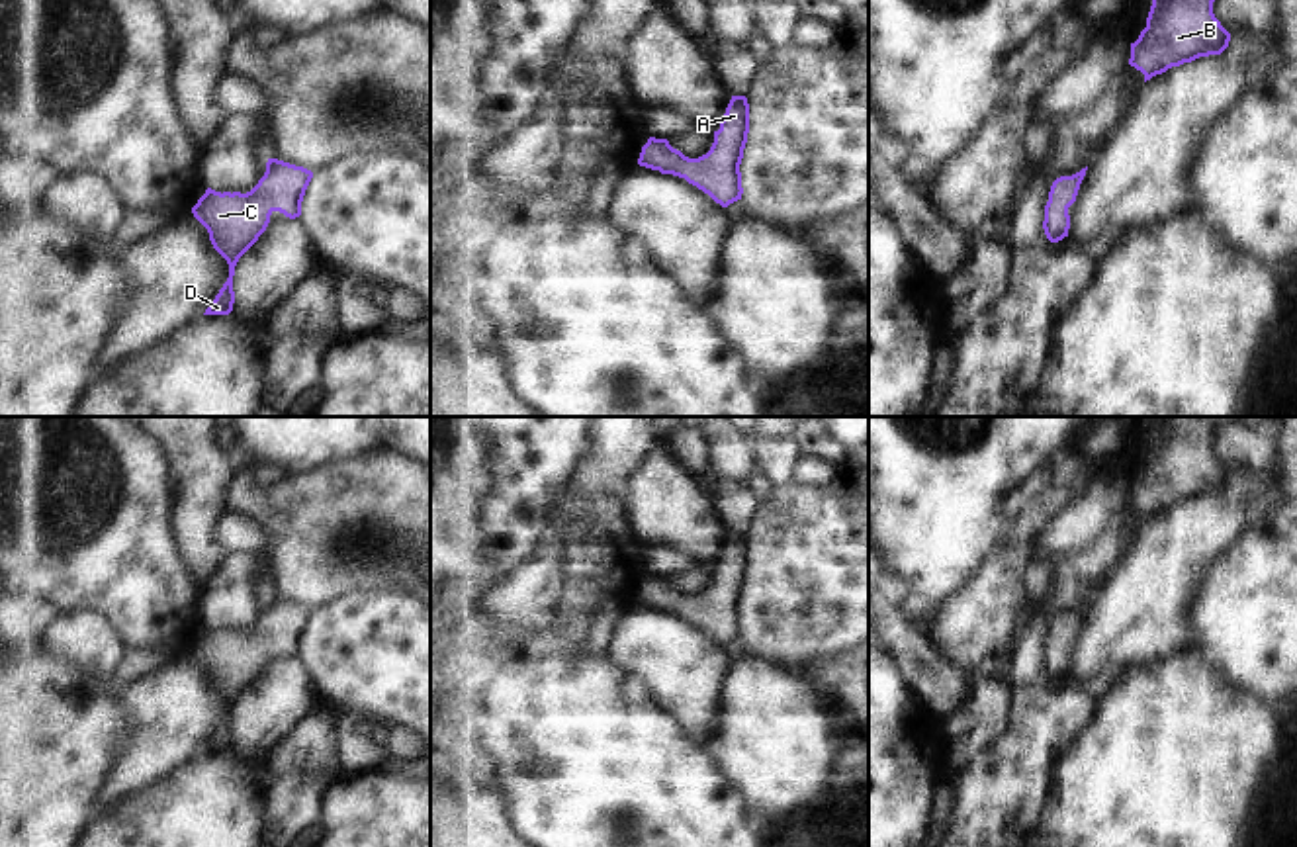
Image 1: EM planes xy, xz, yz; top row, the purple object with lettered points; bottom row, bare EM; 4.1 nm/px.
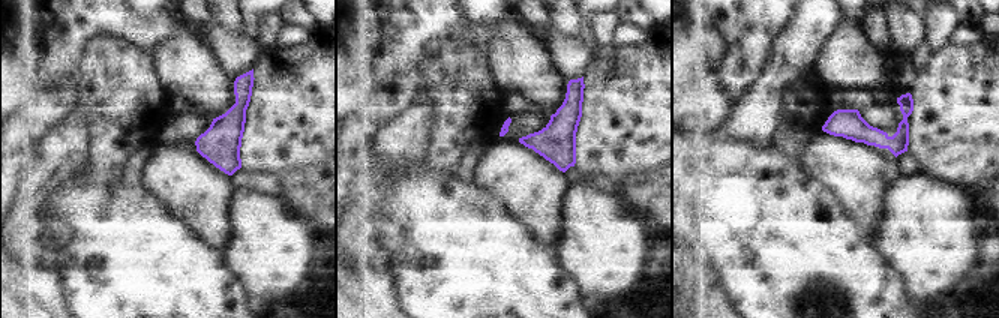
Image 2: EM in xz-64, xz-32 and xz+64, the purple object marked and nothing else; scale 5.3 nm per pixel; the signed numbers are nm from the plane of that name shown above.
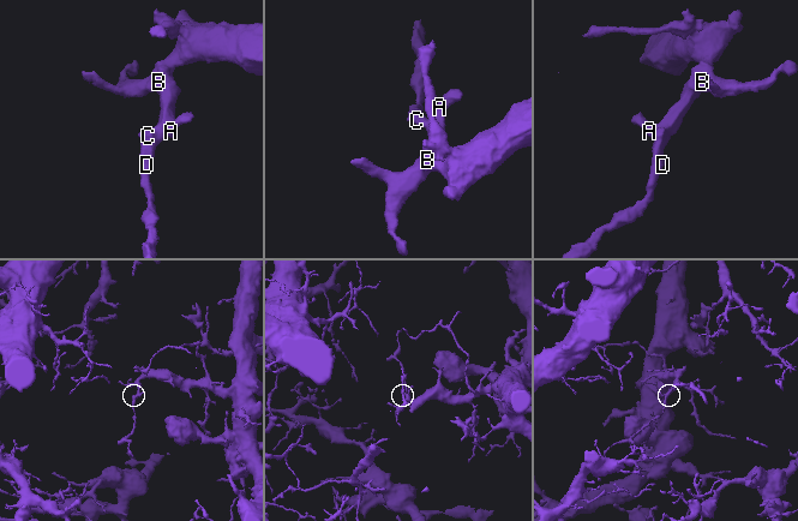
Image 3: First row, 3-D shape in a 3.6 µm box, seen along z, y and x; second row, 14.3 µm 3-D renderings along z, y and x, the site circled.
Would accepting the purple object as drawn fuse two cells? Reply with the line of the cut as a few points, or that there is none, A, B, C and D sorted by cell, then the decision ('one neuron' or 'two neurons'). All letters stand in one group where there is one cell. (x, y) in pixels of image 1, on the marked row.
cut none; groups A B C D; one neuron

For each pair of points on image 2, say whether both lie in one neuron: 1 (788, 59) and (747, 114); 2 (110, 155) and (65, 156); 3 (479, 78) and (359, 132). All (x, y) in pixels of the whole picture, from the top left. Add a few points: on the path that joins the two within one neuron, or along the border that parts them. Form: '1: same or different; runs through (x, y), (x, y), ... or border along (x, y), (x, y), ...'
1: same; runs through (782, 72), (761, 101)
2: different; border along (92, 120), (90, 162), (83, 171)
3: different; border along (423, 65), (423, 87), (416, 104)

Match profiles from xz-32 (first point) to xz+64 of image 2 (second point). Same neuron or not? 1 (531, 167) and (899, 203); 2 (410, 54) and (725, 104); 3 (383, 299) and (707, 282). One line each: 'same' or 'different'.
1: different
2: different
3: different

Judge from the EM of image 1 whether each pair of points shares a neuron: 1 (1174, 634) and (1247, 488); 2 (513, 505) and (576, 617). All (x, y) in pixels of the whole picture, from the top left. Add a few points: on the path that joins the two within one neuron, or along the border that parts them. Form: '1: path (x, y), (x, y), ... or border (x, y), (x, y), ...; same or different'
1: path (1174, 597), (1174, 562), (1211, 525); same
2: border (560, 486), (548, 531); different

